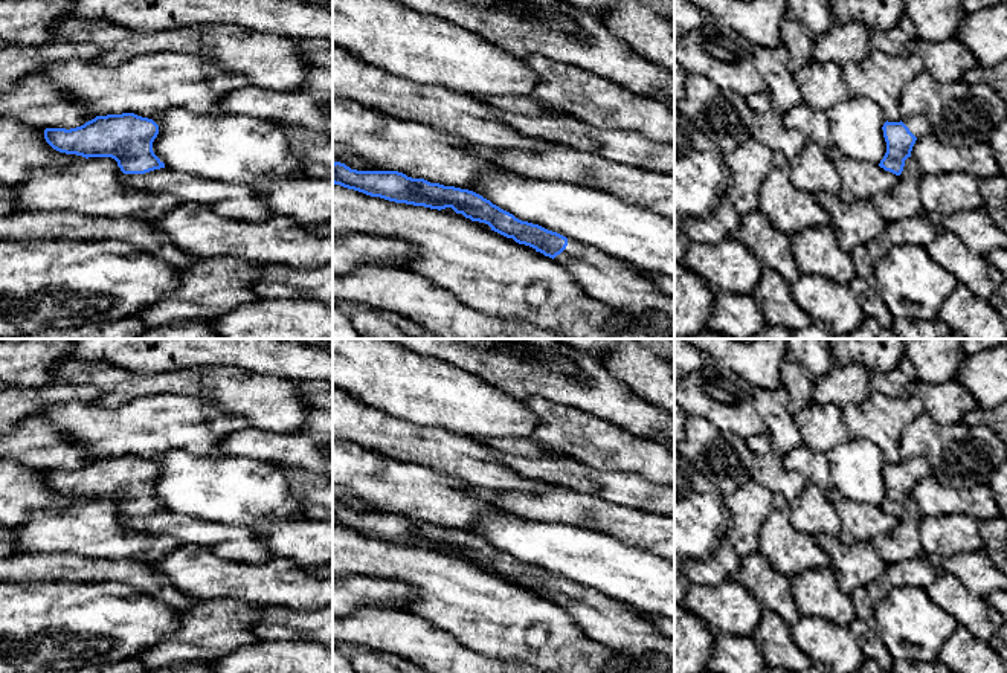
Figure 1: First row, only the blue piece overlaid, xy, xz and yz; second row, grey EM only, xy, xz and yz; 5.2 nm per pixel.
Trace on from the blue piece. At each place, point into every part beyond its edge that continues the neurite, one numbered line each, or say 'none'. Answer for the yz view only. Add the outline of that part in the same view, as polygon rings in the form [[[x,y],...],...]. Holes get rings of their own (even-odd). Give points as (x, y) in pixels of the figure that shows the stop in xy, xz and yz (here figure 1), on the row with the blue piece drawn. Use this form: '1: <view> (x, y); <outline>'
1: yz (919, 125); [[[922,114],[905,118],[905,124],[917,139],[932,133],[931,122]]]

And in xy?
none

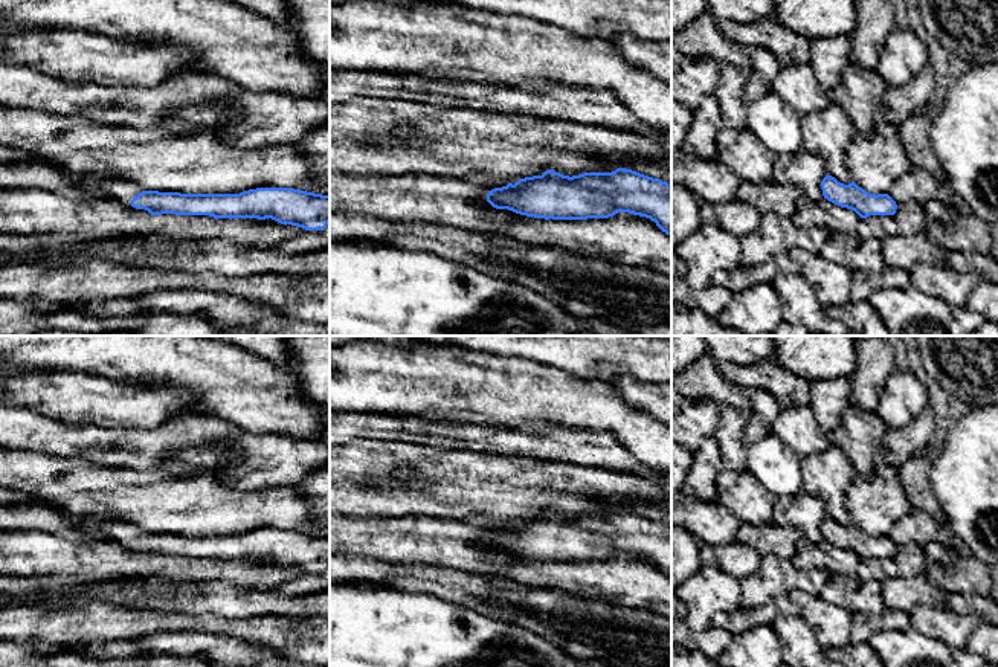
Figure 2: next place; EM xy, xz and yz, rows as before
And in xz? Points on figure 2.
none

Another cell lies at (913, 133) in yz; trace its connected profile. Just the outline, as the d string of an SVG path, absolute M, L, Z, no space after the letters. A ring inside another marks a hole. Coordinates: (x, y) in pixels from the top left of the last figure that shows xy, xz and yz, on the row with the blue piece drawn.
M928 104L923 111L916 113L902 122L897 127L897 134L913 165L928 171L940 183L948 185L948 176L929 142L929 128L937 114L938 108L935 108L932 104Z

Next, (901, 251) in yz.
M926 232L887 237L880 241L885 267L911 270L916 264L945 266L948 252L937 246Z

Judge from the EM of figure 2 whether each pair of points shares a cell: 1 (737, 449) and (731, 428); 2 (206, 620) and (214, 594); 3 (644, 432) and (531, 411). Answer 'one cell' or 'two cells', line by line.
1: one cell
2: two cells
3: one cell

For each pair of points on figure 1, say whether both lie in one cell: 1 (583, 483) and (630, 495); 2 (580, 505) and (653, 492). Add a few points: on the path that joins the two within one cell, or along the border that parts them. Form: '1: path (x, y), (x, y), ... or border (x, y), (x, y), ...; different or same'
1: path (595, 483), (618, 487); same
2: border (574, 489), (643, 510); different

